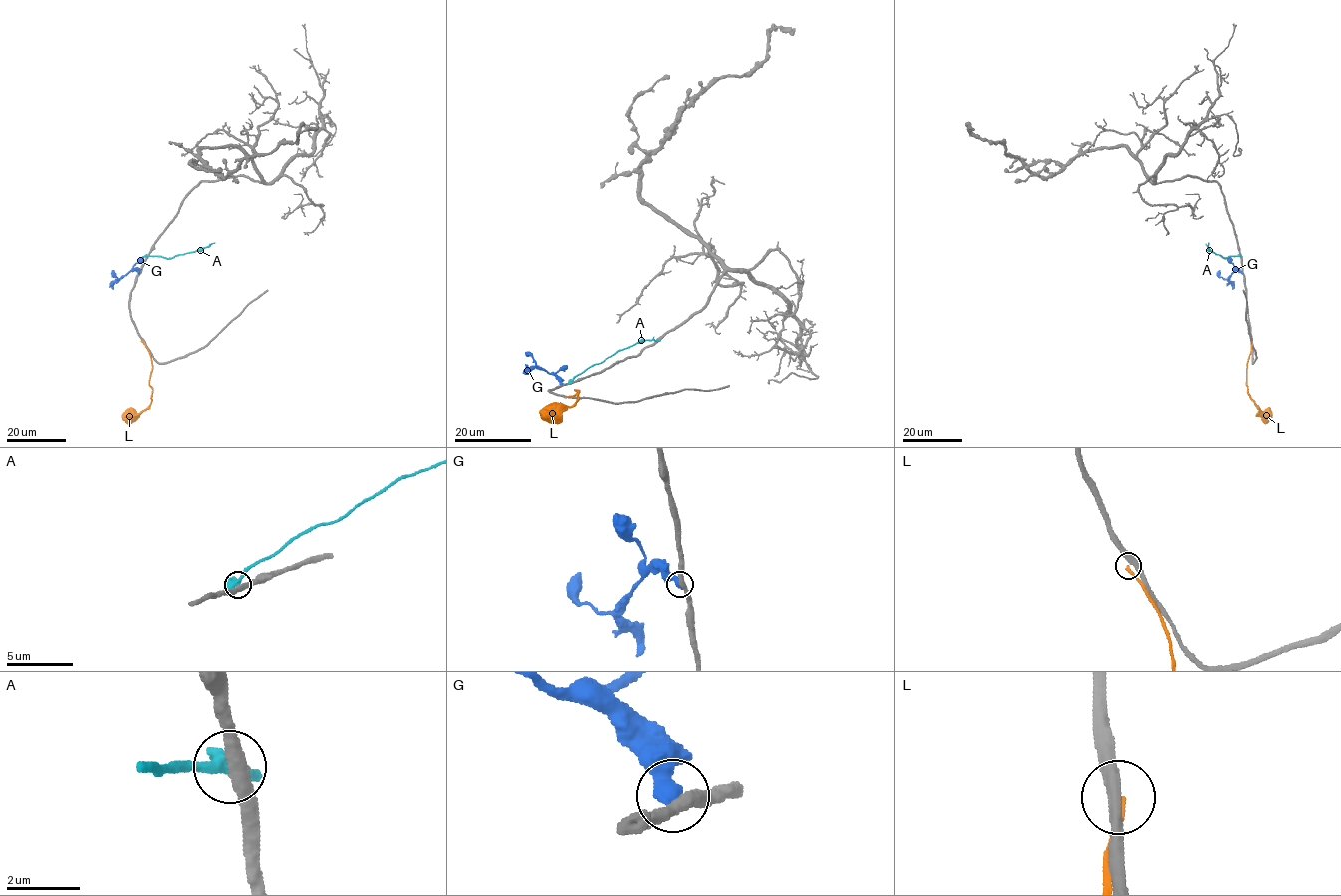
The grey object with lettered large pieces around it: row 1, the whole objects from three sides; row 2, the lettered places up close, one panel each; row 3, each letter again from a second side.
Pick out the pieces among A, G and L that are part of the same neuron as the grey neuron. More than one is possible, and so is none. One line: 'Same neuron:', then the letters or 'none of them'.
Same neuron: none of them

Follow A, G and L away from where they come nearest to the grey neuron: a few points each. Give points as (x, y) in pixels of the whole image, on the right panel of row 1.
A: (1240, 256), (1224, 258), (1217, 255), (1208, 247), (1208, 242)
G: (1242, 273), (1235, 270), (1224, 278), (1219, 276), (1220, 270)
L: (1252, 340), (1246, 366), (1248, 393), (1266, 415)

